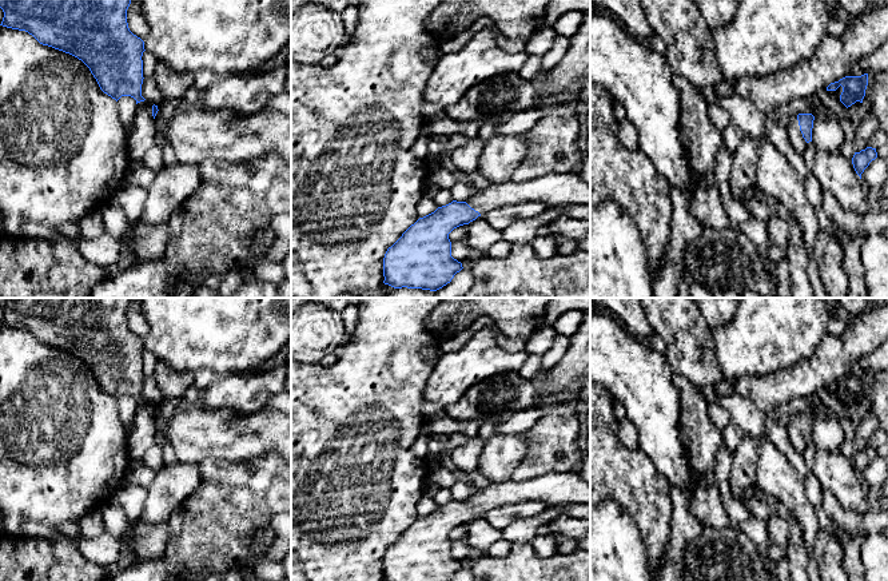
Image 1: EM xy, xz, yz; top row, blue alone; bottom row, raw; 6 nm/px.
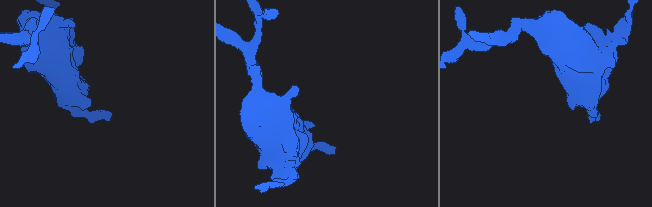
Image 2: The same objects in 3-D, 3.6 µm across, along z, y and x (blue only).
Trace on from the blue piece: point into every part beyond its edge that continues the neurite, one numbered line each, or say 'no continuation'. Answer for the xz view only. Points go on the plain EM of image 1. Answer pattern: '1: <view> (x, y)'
1: xz (554, 488)

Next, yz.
1: yz (797, 441)

